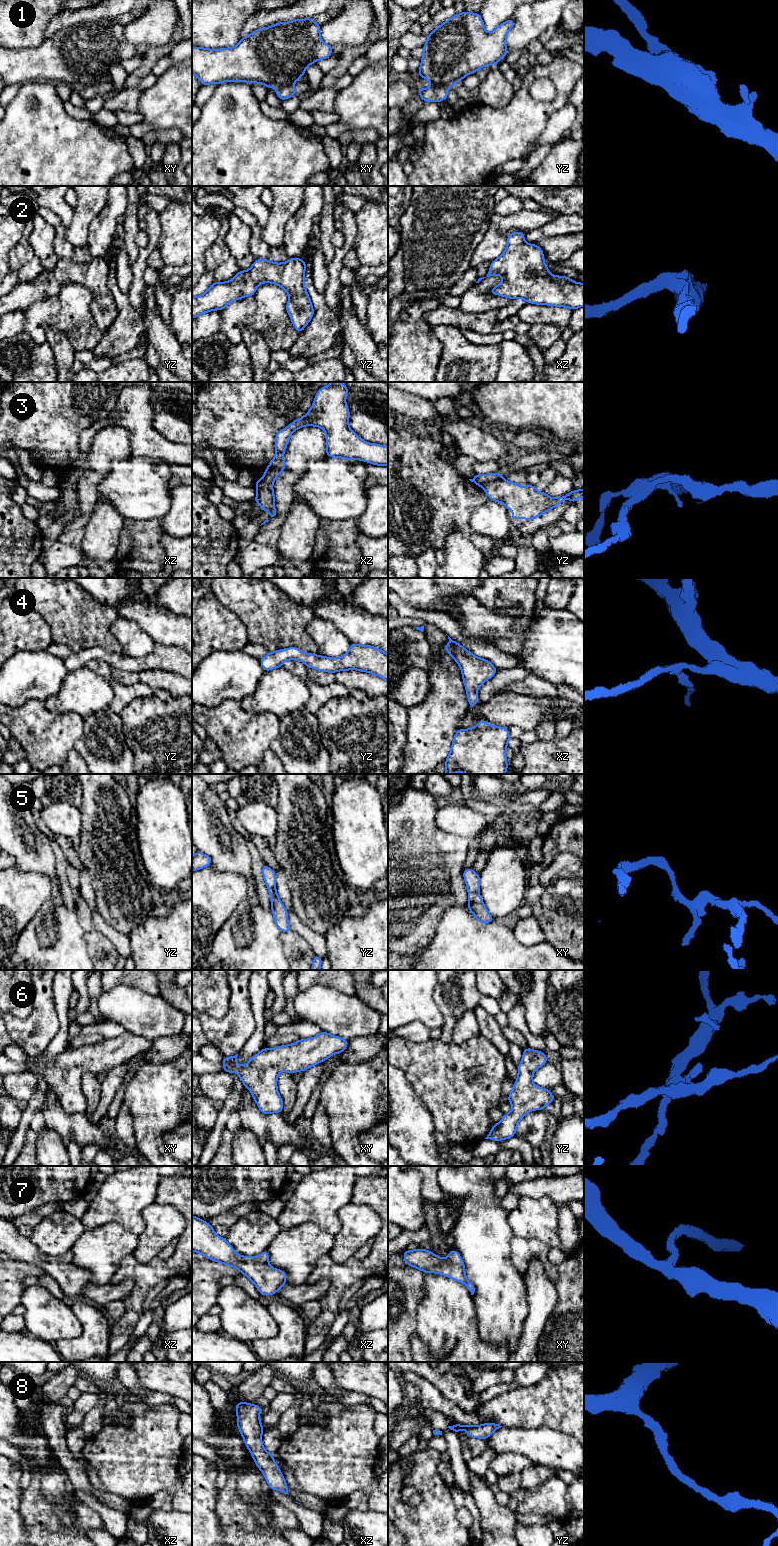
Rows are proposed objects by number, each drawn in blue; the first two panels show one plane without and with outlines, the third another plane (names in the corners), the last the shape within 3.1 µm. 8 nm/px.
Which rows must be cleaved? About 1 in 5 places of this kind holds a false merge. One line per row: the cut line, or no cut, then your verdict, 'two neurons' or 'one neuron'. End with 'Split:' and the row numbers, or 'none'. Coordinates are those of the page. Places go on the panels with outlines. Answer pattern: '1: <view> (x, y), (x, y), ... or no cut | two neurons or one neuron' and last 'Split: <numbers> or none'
1: xy (293, 84), (275, 88) | two neurons
2: no cut | one neuron
3: yz (501, 477), (482, 486) | two neurons
4: no cut | one neuron
5: no cut | one neuron
6: no cut | one neuron
7: no cut | one neuron
8: no cut | one neuron
Split: 1, 3

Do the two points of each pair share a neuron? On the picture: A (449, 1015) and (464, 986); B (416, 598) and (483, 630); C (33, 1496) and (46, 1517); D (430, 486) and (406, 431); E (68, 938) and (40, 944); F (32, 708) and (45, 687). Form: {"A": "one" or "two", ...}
{"A": "one", "B": "two", "C": "one", "D": "one", "E": "one", "F": "two"}

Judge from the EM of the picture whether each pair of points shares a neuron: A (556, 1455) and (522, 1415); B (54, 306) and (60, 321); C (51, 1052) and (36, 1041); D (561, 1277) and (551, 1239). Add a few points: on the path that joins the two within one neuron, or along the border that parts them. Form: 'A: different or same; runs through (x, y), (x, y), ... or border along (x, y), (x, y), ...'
A: different; border along (510, 1426), (526, 1428), (550, 1427), (556, 1431)
B: different; border along (58, 296), (59, 310), (47, 319), (46, 334)
C: different; border along (59, 1028), (52, 1041), (41, 1053)
D: different; border along (527, 1238), (539, 1239), (549, 1247)

